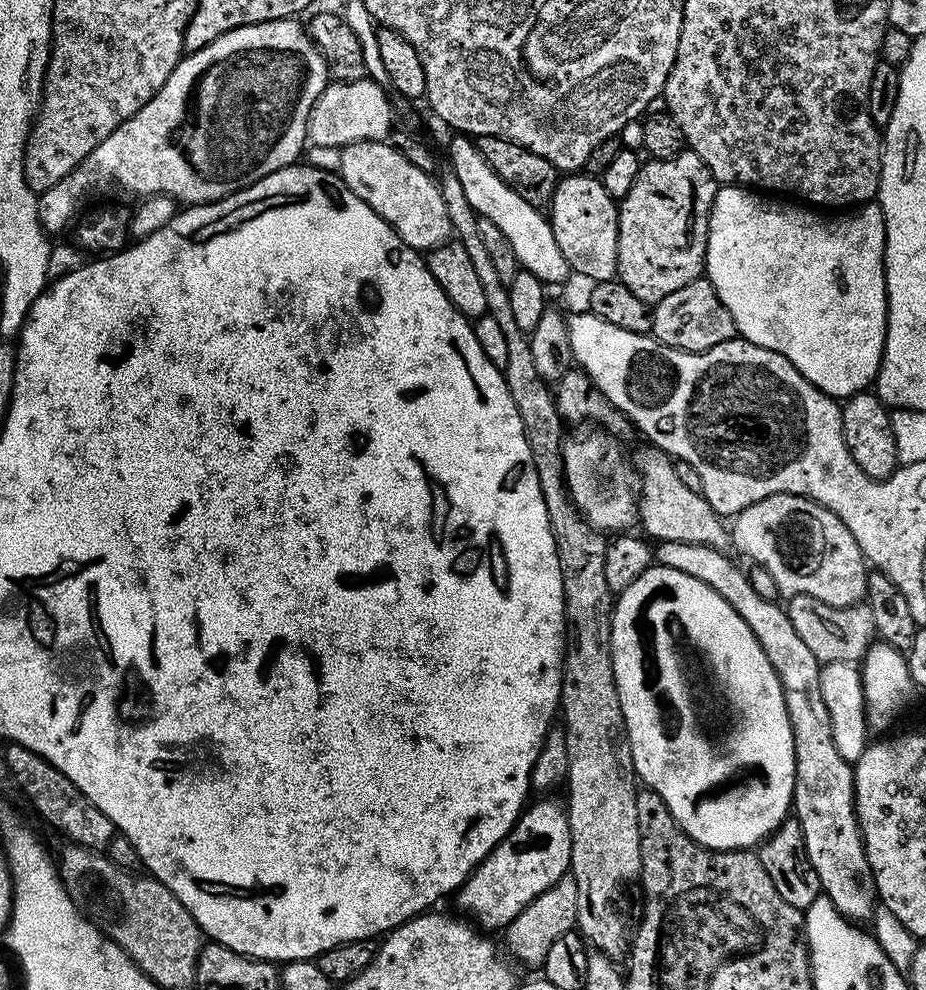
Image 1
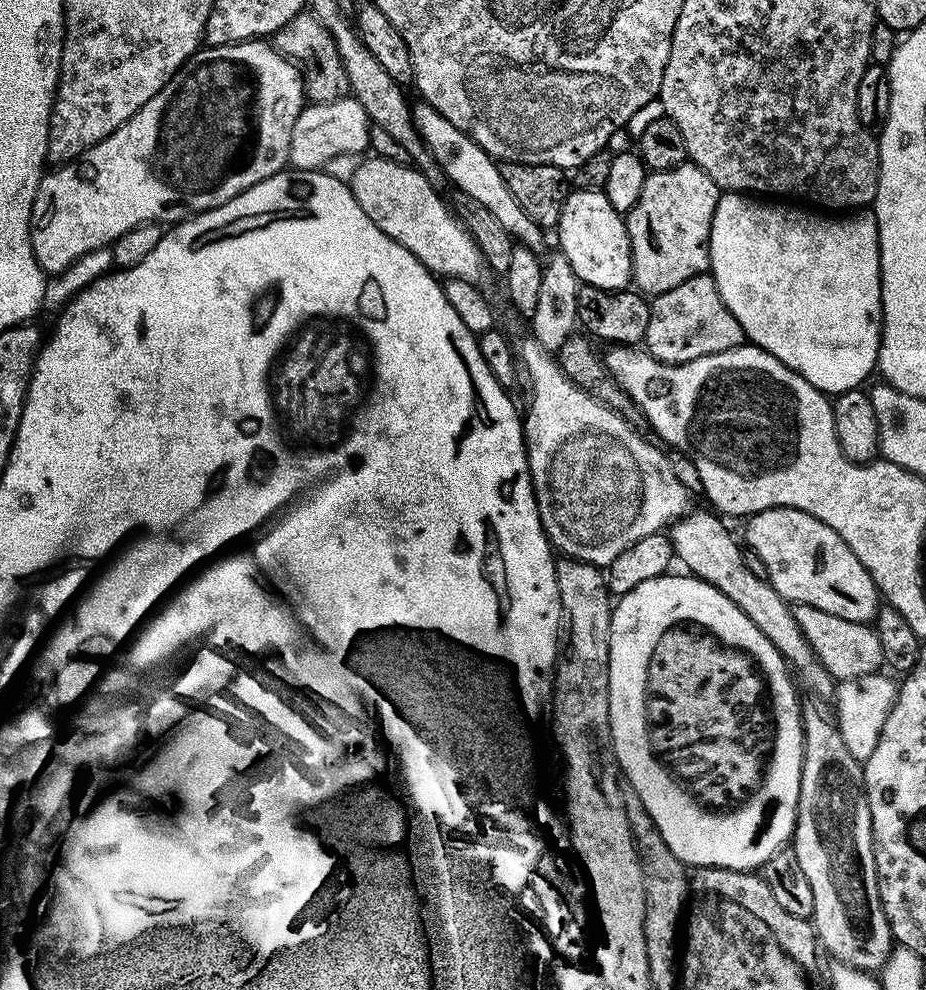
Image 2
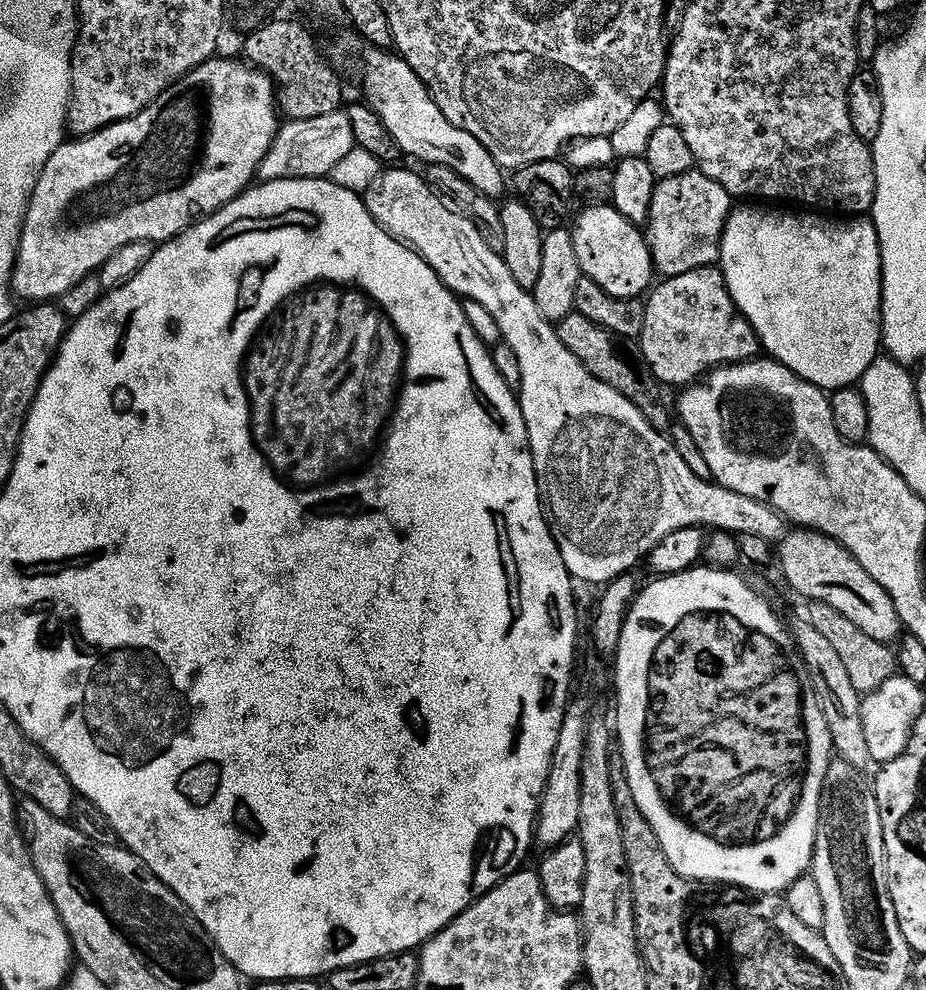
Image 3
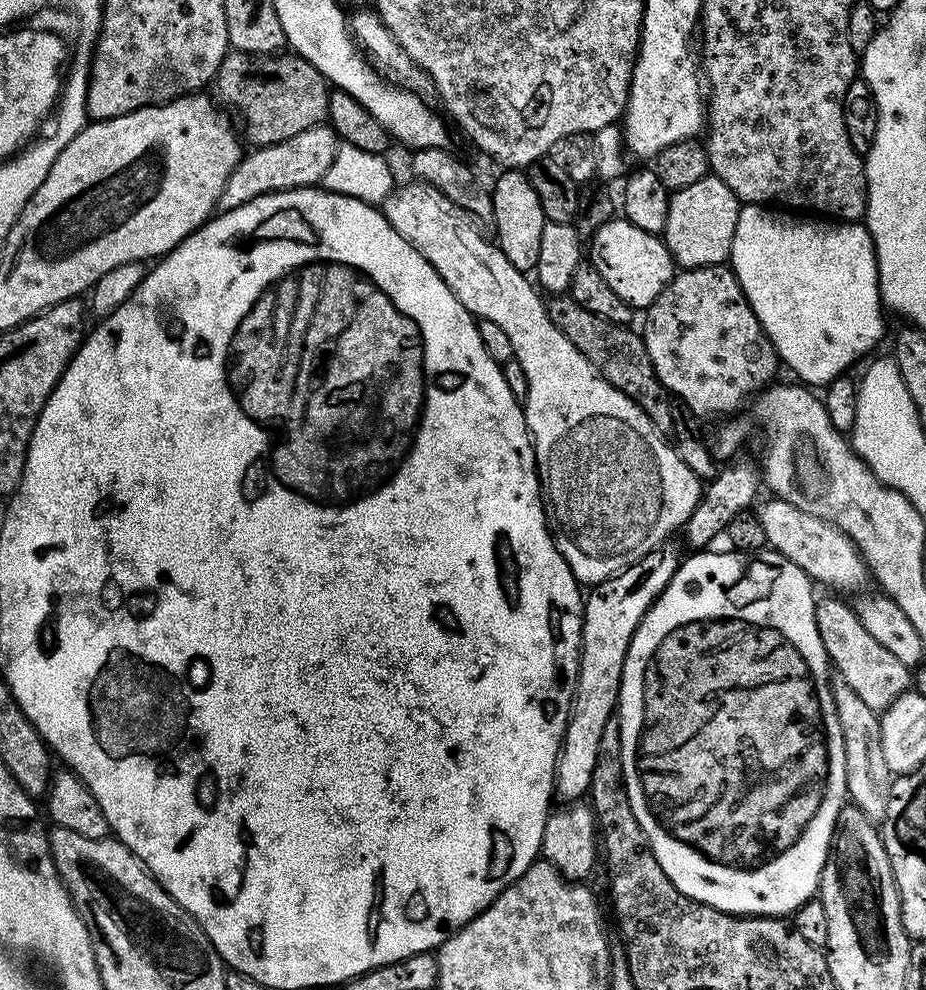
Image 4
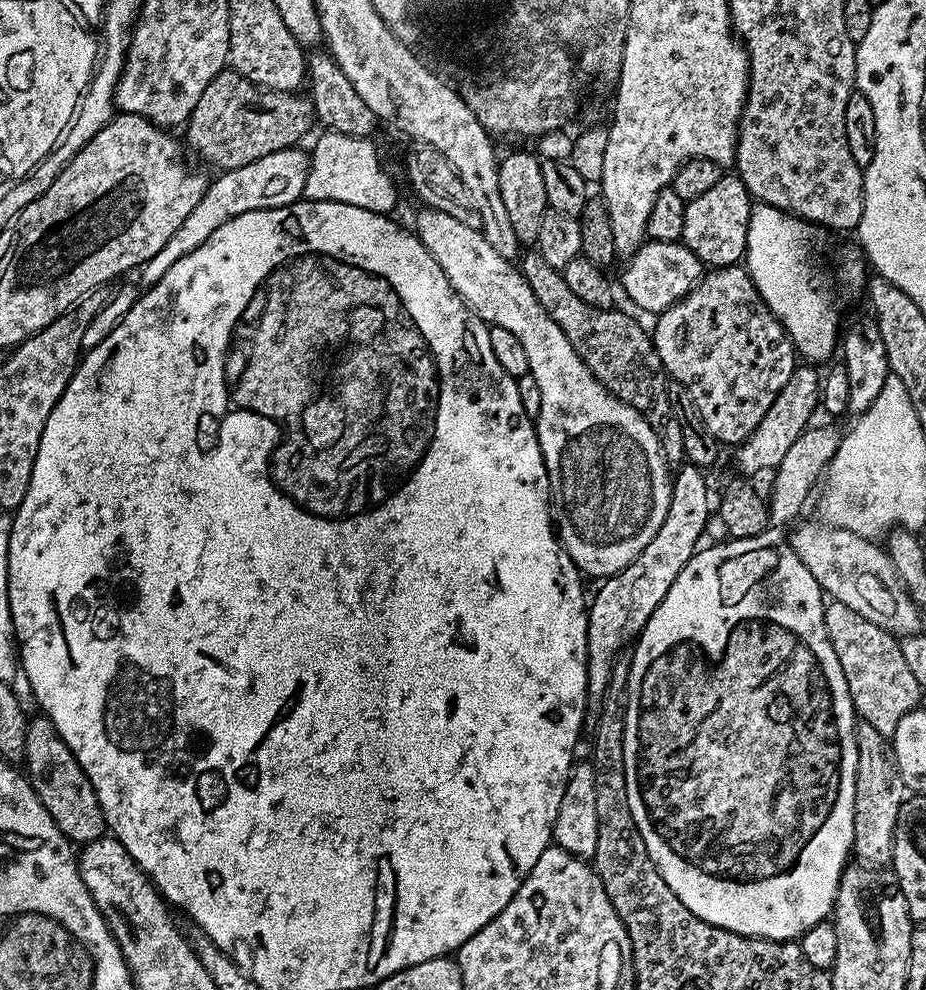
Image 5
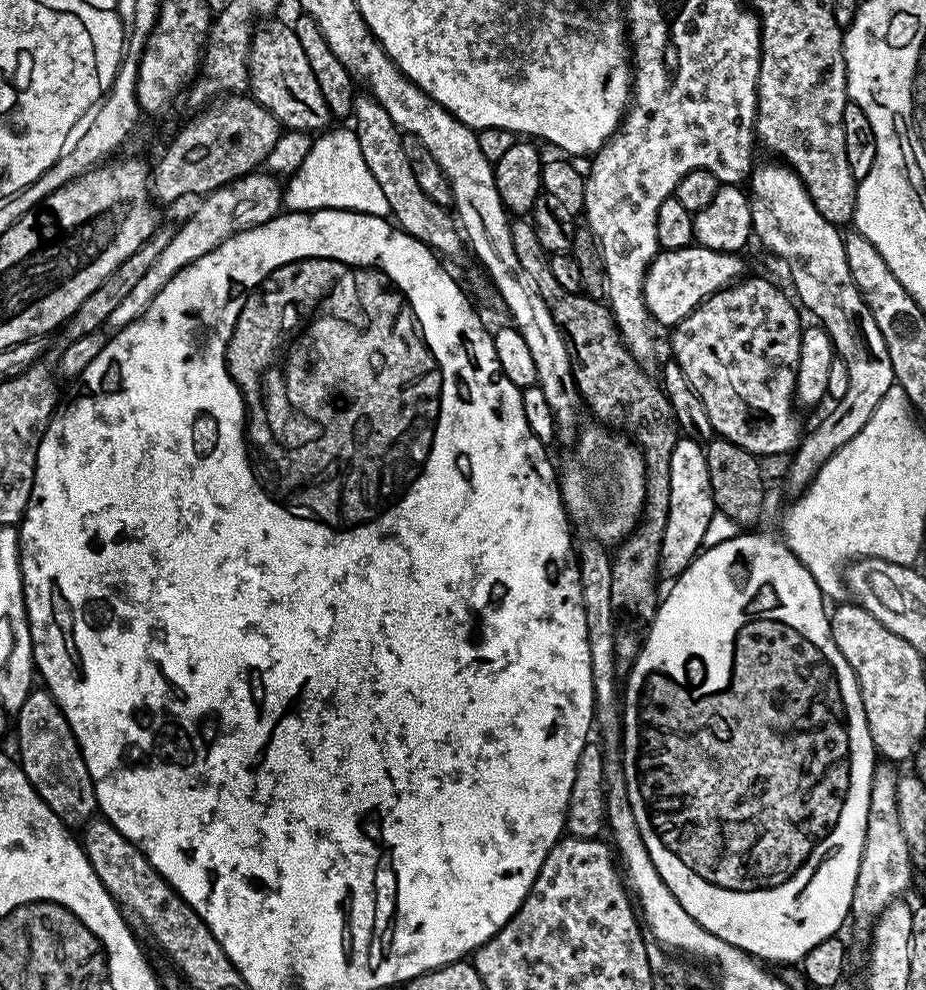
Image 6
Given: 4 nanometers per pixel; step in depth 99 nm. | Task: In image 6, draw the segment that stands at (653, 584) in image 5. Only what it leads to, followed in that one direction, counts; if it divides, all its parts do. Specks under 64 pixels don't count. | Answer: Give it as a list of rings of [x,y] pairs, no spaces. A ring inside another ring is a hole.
[[[680,438],[674,446],[674,454],[670,454],[668,517],[666,530],[662,534],[658,567],[661,577],[675,578],[691,566],[704,548],[706,529],[710,527],[710,518],[717,511],[714,494],[710,490],[710,466],[706,466],[704,450],[705,445]]]

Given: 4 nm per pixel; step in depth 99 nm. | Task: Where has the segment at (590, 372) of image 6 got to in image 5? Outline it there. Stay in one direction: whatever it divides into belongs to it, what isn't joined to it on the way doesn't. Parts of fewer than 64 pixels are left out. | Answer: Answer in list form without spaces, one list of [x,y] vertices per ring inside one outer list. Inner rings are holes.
[[[539,250],[525,252],[518,260],[520,273],[530,286],[534,298],[538,298],[542,310],[546,310],[558,330],[566,334],[578,358],[582,358],[582,362],[607,392],[617,396],[623,404],[629,404],[647,420],[669,465],[679,466],[685,463],[682,430],[678,427],[678,418],[674,418],[674,410],[670,410],[670,380],[658,358],[656,348],[652,345],[649,329],[644,329],[634,317],[627,316],[624,312],[586,306],[586,302],[582,302],[582,298],[577,298],[570,286],[566,286],[561,269],[550,266]]]

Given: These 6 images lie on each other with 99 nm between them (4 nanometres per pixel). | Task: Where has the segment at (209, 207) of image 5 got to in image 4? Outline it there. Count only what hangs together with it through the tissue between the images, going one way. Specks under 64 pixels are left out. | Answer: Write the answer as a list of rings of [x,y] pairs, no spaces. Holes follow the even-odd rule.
[[[327,123],[302,130],[302,134],[286,138],[286,142],[253,147],[249,156],[248,153],[241,155],[238,166],[230,174],[220,195],[219,211],[229,212],[262,194],[319,185],[326,170],[330,170],[330,162],[334,162],[337,147],[336,131]]]

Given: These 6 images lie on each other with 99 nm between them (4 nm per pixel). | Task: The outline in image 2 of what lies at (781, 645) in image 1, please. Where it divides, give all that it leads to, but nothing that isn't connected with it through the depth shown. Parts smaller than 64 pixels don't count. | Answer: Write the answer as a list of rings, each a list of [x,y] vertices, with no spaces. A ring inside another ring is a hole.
[[[820,708],[803,709],[804,714],[804,770],[800,779],[800,802],[796,811],[796,835],[790,844],[790,851],[794,857],[794,862],[798,866],[802,866],[802,871],[806,873],[806,879],[810,881],[810,890],[814,890],[814,910],[811,914],[811,921],[816,929],[817,937],[825,949],[828,948],[837,957],[837,961],[846,963],[852,968],[860,968],[864,972],[873,974],[879,973],[883,969],[884,964],[890,958],[894,947],[892,931],[890,930],[890,922],[886,918],[886,910],[884,903],[880,897],[880,883],[878,882],[878,874],[876,872],[876,855],[874,854],[874,838],[872,837],[872,819],[870,818],[870,802],[866,794],[866,786],[864,785],[864,766],[861,761],[854,758],[854,754],[850,754],[850,750],[846,750],[846,742],[842,742],[842,734],[839,727],[834,723],[831,715],[824,716],[824,712]]]

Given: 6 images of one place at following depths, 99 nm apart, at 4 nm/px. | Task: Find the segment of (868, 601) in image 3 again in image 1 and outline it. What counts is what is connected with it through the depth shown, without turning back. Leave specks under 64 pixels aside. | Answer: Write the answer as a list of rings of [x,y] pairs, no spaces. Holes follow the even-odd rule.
[[[770,494],[754,506],[746,506],[730,524],[730,544],[737,548],[753,564],[760,564],[770,572],[777,583],[777,590],[785,597],[809,596],[826,602],[826,606],[850,606],[861,603],[868,590],[869,565],[864,559],[854,534],[842,526],[842,522],[826,506],[814,502],[808,496],[798,494]]]

